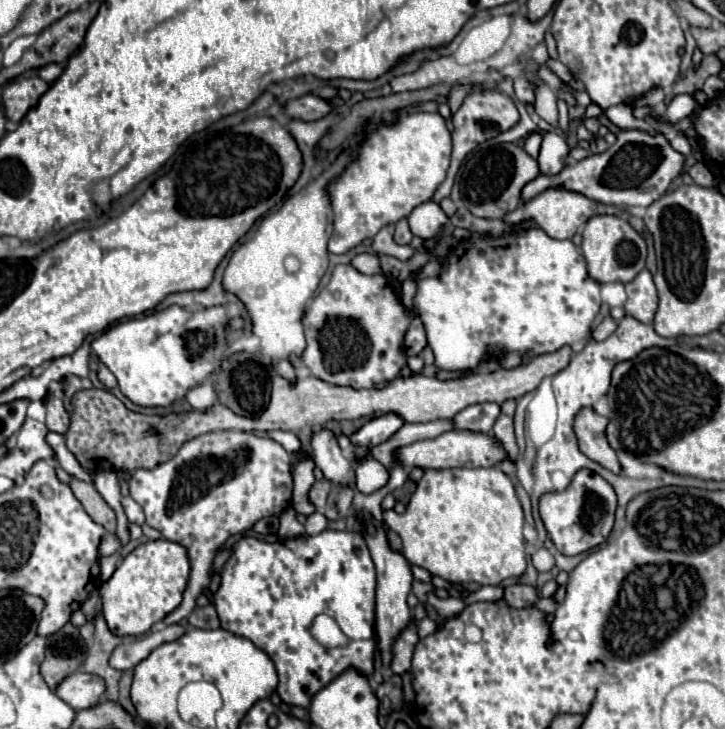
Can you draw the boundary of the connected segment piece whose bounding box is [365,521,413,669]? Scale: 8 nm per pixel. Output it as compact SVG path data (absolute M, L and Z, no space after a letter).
M375 521L377 533L373 537L365 535L367 547L371 551L371 559L375 563L377 569L377 623L375 623L375 631L377 631L377 645L381 651L381 661L383 661L383 669L389 669L391 665L391 647L393 641L399 637L399 633L407 627L407 623L411 621L411 611L407 607L407 595L411 591L411 565L407 563L407 559L403 559L403 555L395 553L387 539L385 539L385 531L381 529L381 525Z

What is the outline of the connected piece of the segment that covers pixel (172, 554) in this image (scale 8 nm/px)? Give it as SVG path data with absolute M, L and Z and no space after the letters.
M157 539L131 551L115 569L111 579L101 585L103 615L111 633L119 637L143 635L153 623L169 615L181 603L181 595L189 581L189 571L187 549L179 543Z

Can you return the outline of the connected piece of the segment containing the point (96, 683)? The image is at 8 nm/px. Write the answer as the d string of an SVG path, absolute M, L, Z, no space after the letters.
M75 673L69 675L55 691L65 703L69 703L75 711L95 707L105 695L105 681L99 675L91 673Z

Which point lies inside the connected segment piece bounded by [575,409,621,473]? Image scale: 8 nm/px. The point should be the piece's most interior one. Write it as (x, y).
(590, 428)

